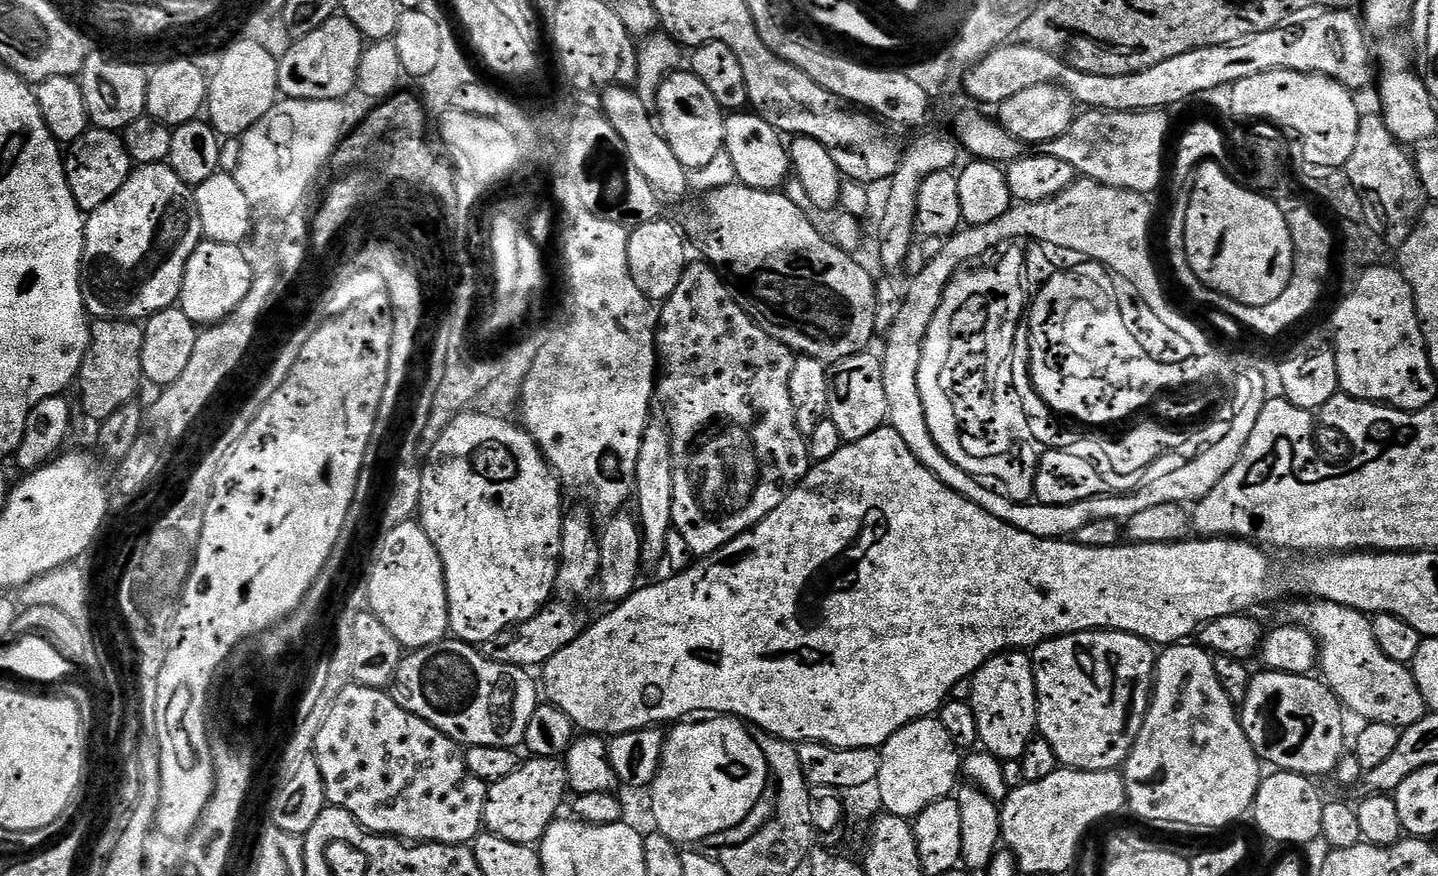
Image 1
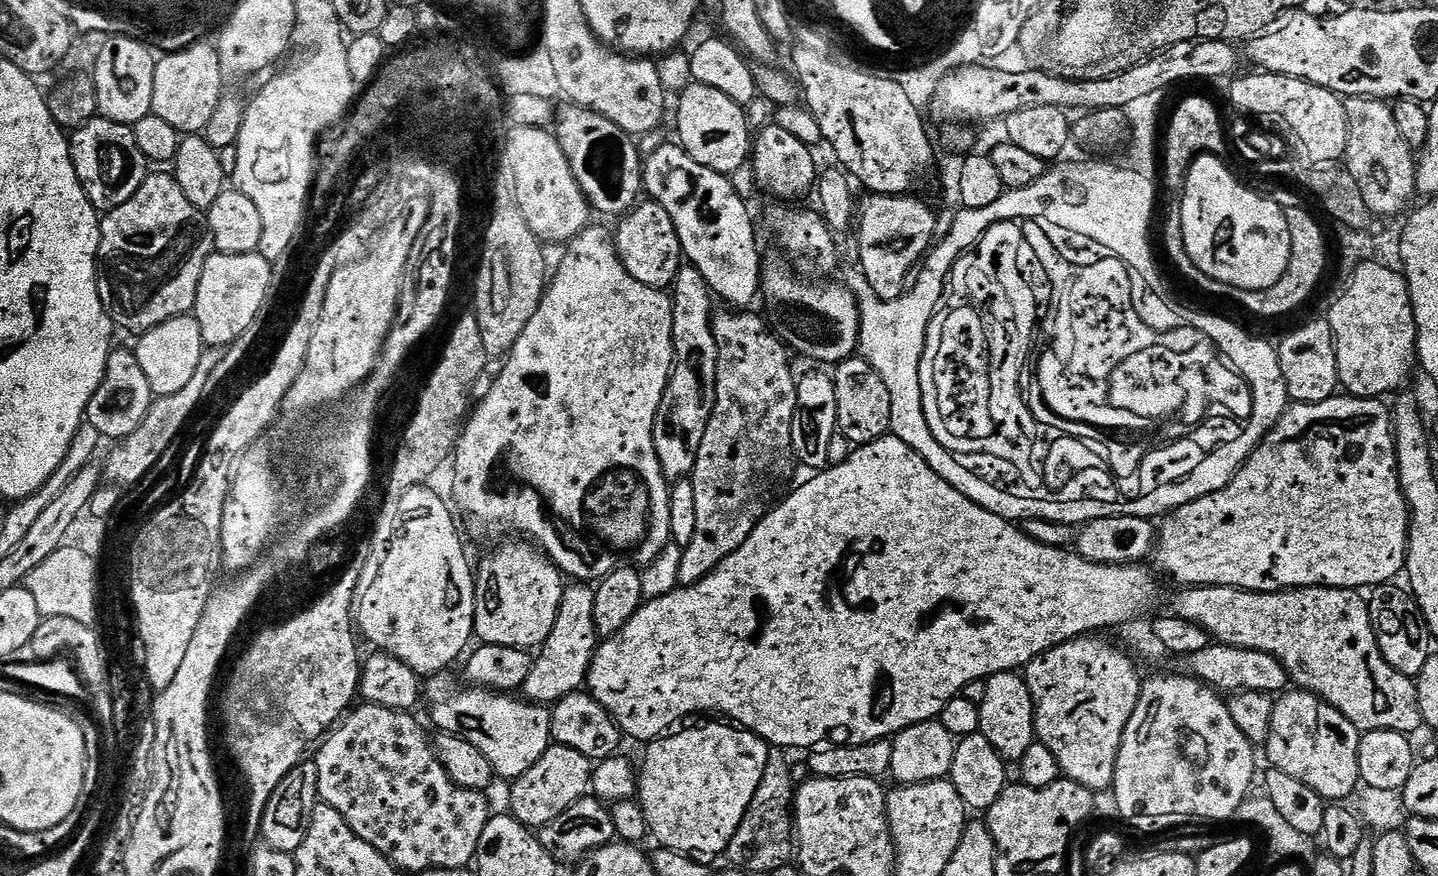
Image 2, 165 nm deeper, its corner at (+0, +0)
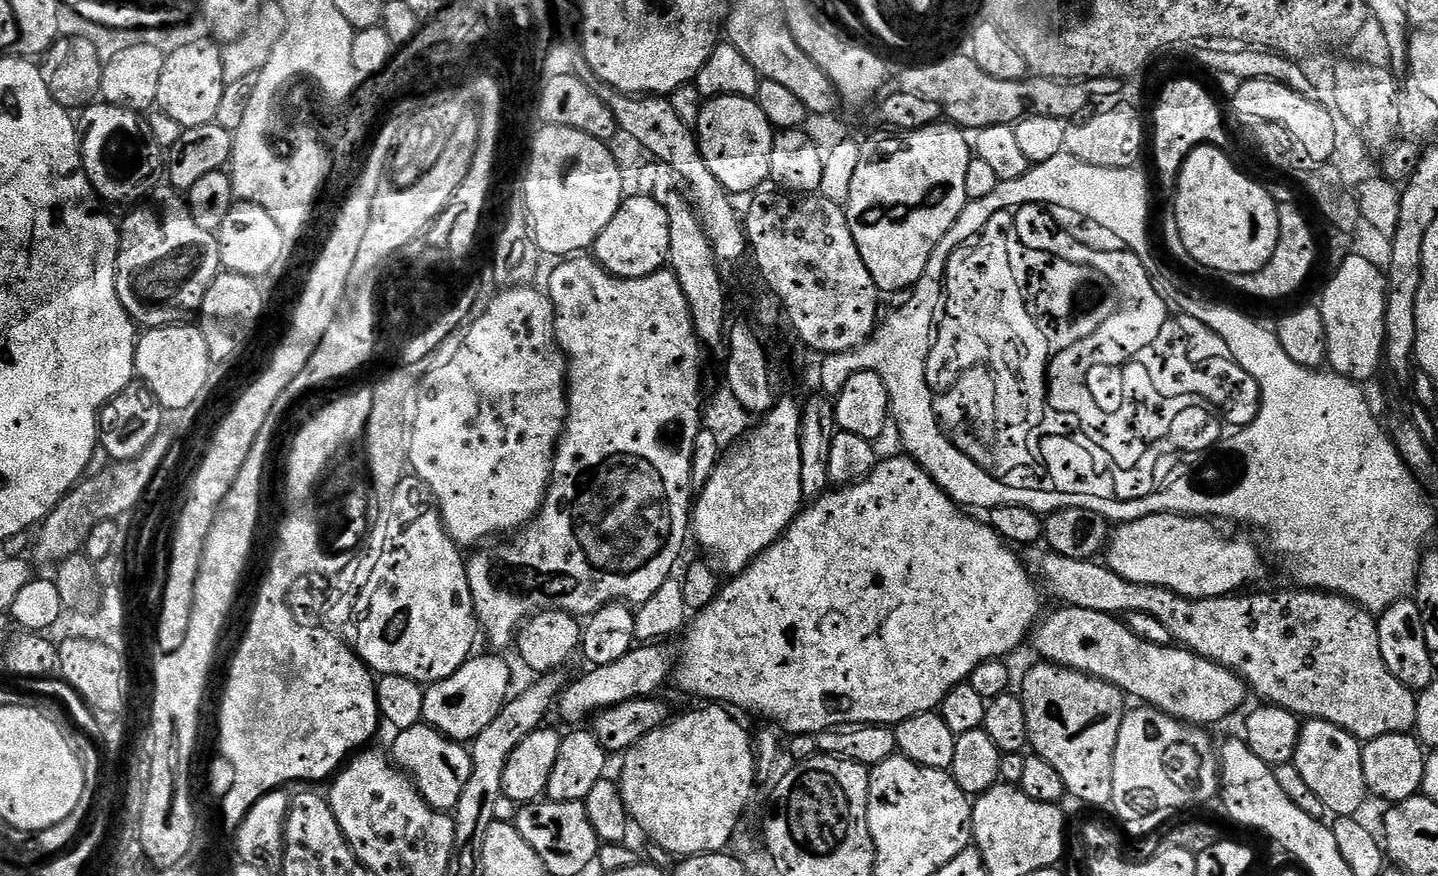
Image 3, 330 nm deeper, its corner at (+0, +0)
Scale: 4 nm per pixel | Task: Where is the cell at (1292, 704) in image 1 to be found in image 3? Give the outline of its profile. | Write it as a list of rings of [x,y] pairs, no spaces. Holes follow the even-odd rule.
[[[1308,720],[1300,729],[1296,747],[1296,775],[1316,795],[1333,817],[1353,817],[1360,806],[1369,799],[1366,778],[1362,774],[1362,744],[1346,730],[1325,720]]]

